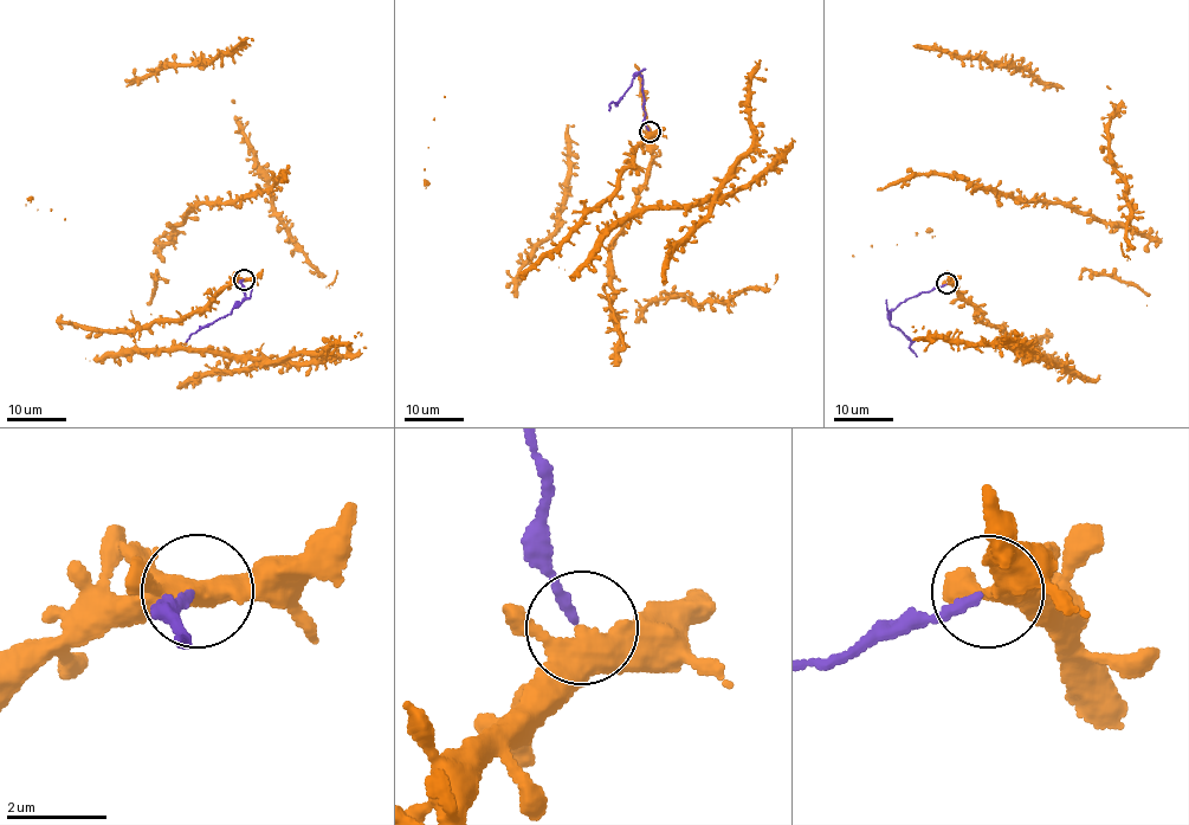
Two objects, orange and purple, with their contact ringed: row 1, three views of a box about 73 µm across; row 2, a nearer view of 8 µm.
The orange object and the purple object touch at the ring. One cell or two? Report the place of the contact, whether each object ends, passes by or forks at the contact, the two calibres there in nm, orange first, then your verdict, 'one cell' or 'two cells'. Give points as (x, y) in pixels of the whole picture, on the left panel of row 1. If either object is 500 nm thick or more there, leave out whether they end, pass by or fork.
place (244, 279); orange forks; purple ends; calibres 360 and 170 nm; two cells

